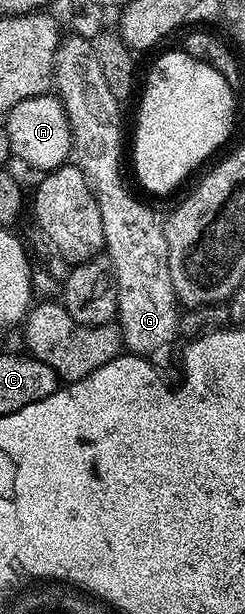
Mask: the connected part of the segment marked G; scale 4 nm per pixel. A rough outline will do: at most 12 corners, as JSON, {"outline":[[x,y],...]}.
{"outline":[[67,36],[54,93],[101,212],[123,345],[167,362],[181,306],[162,221],[127,191],[120,99]]}

